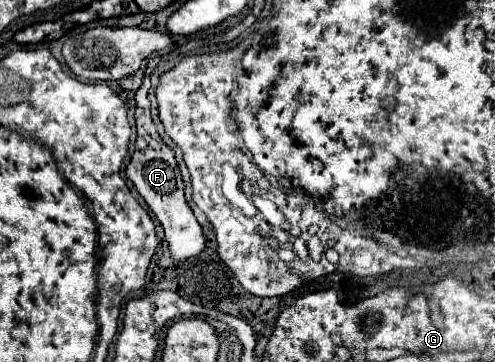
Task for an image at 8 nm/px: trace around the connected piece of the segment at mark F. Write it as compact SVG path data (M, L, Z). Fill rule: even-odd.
M144 76L142 86L136 92L136 150L130 158L130 164L126 166L126 176L128 180L136 186L148 208L154 212L156 220L164 226L166 240L172 252L174 260L184 260L192 258L198 252L202 252L206 238L202 236L202 228L196 222L190 206L184 200L184 182L174 158L174 150L164 144L160 138L152 116L150 116L150 100L148 100L148 90L150 90L150 76Z

